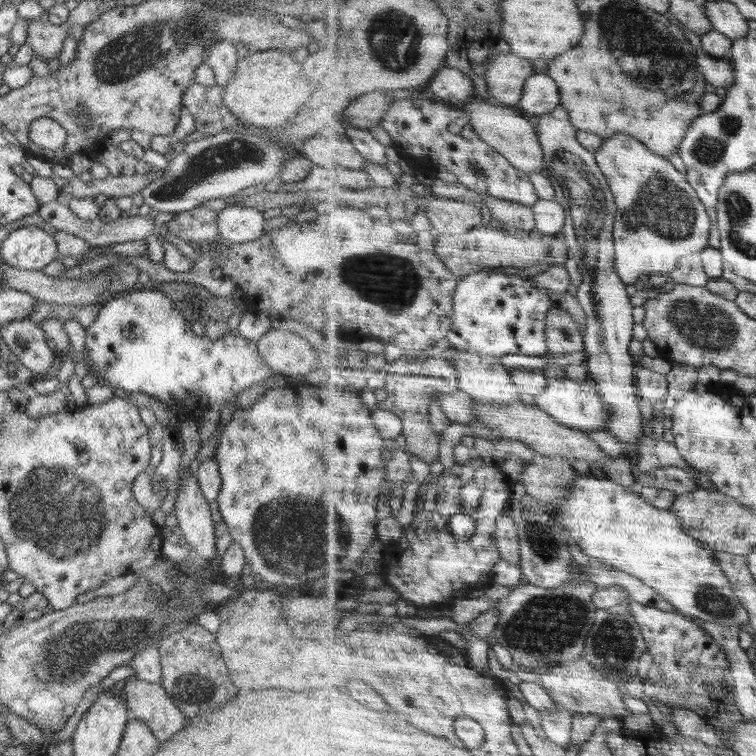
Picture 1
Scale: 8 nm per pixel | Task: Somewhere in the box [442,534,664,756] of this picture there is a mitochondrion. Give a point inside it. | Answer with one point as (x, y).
(544, 626)

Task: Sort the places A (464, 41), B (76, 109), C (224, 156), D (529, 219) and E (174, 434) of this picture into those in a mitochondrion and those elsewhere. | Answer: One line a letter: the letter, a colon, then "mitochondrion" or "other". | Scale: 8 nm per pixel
A: other
B: other
C: mitochondrion
D: other
E: other

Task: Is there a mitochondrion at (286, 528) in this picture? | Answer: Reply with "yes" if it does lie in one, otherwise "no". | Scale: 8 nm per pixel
yes

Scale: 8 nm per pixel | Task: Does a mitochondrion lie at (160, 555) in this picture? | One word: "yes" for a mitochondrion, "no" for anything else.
no

